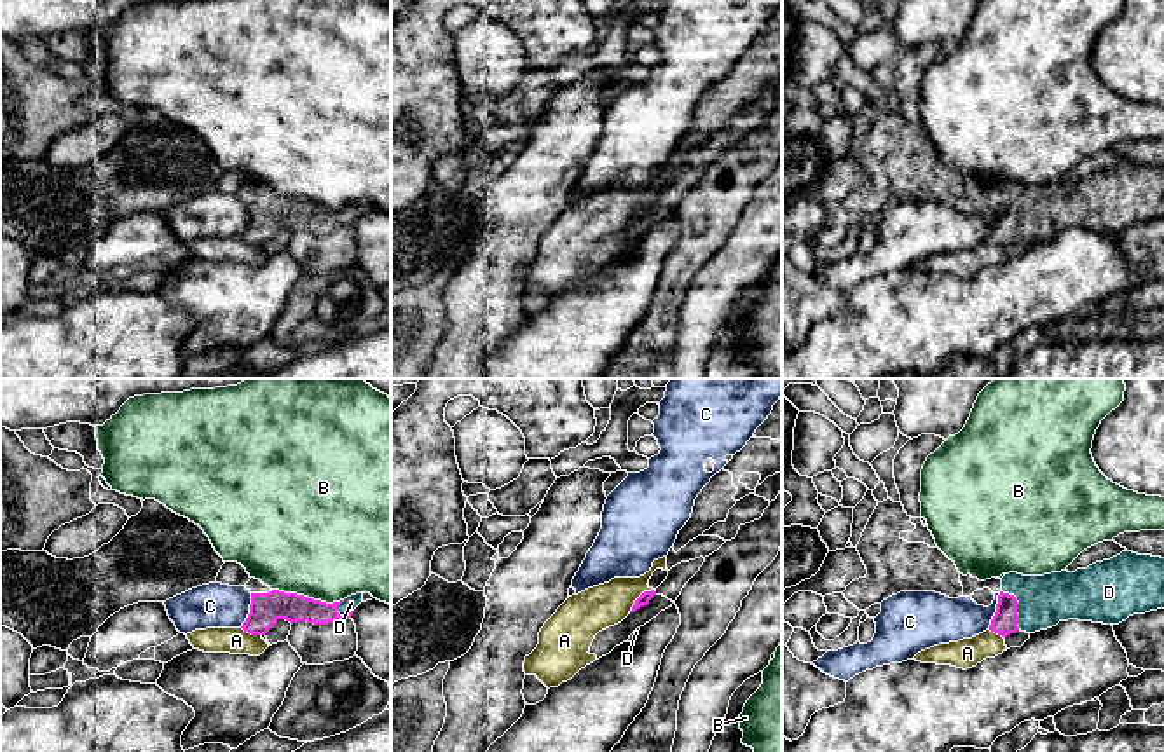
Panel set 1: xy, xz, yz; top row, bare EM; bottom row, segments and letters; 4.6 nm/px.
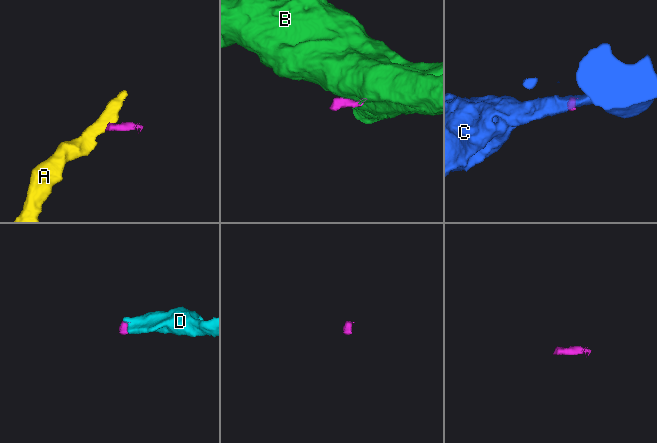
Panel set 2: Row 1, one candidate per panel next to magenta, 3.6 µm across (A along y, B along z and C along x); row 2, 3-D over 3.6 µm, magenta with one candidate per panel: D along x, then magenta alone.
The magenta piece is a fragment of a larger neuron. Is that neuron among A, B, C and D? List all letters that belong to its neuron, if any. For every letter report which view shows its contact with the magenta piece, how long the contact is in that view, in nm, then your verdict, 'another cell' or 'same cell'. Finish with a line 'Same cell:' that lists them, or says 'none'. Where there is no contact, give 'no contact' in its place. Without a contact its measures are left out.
A: contact in xz; length 160 nm; another cell
B: contact in xy; length 340 nm; another cell
C: contact in yz; length 180 nm; another cell
D: contact in yz; length 200 nm; same cell
Same cell: D

